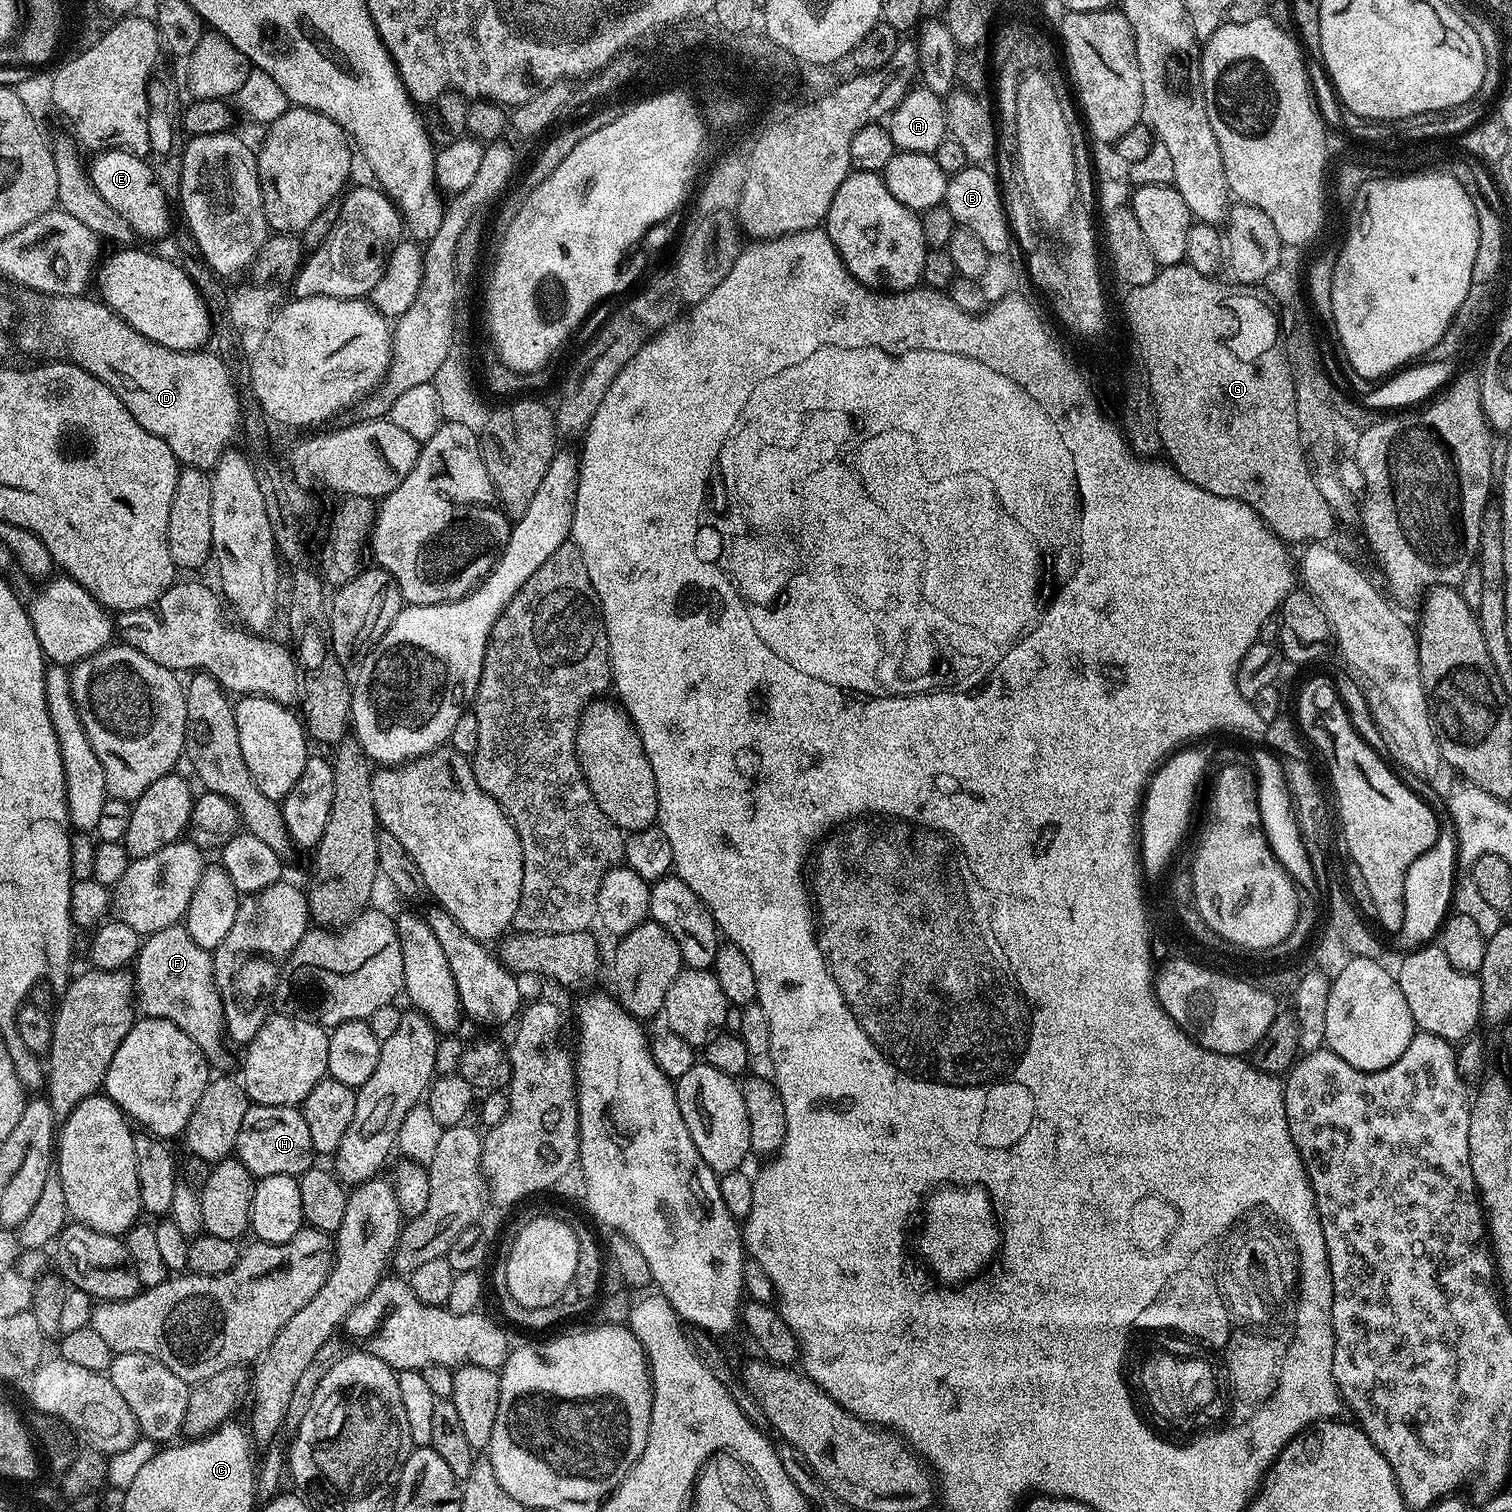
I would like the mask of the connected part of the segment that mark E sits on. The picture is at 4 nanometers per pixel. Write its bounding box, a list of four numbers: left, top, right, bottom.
[86,148,170,240]

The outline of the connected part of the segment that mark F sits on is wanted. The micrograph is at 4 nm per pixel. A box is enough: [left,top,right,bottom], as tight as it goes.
[134,924,226,1066]

